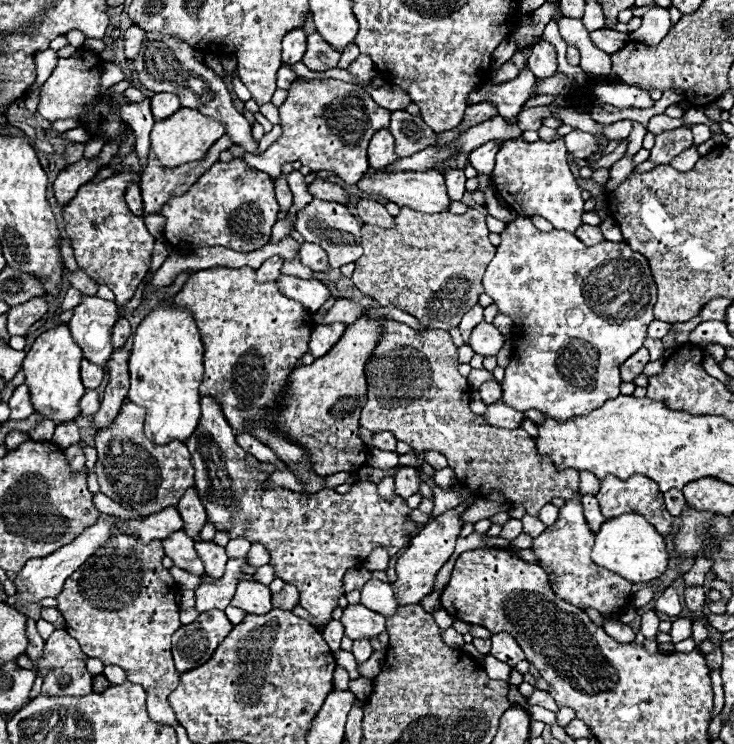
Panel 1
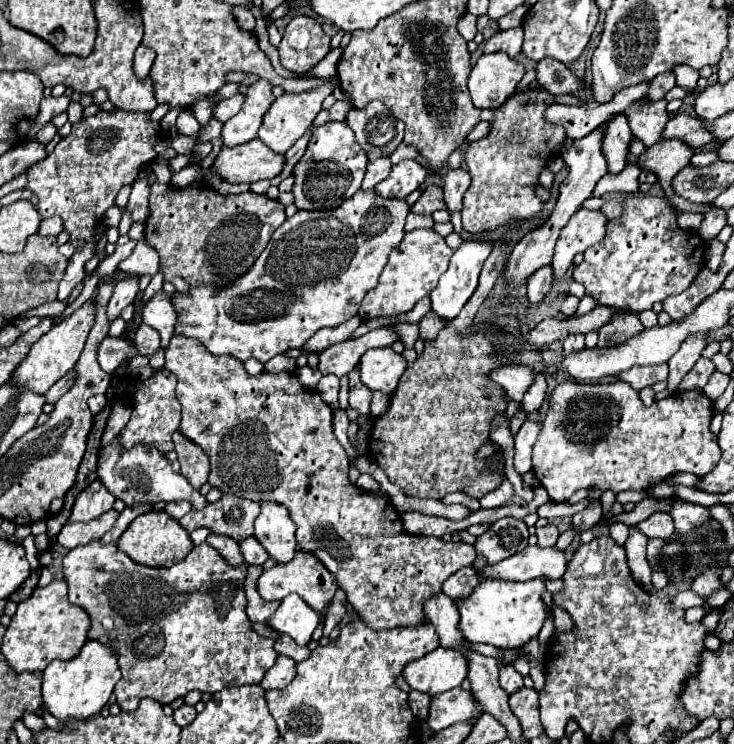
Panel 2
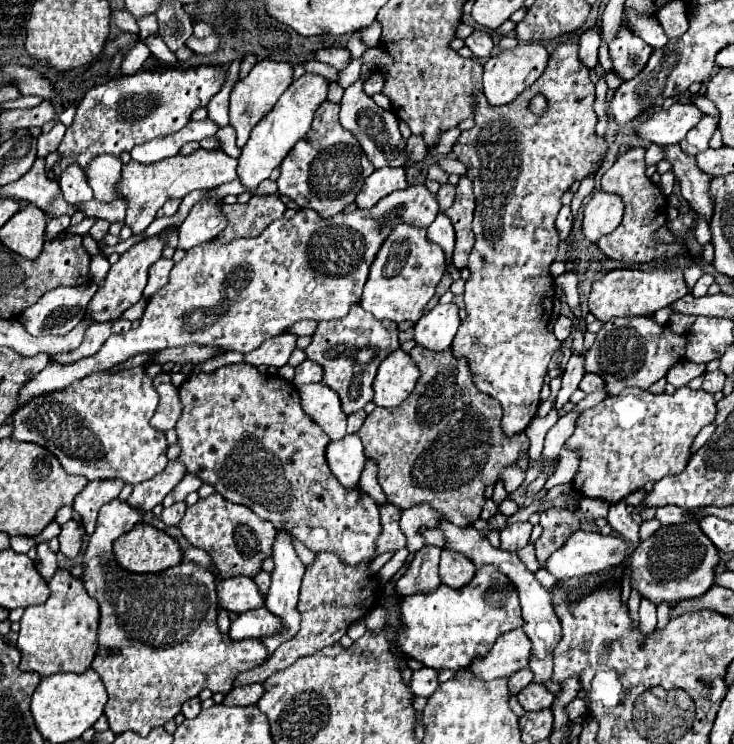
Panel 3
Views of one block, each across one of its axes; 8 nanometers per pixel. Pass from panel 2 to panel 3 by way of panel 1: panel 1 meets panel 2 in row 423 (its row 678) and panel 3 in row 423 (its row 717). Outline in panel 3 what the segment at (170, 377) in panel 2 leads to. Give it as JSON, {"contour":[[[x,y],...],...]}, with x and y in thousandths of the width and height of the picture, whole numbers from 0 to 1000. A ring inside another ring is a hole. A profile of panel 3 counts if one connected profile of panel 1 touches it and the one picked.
{"contour":[[[218,500],[213,508],[210,508],[210,522],[215,524],[215,532],[218,532],[218,540],[215,540],[215,548],[204,565],[204,573],[210,578],[232,578],[237,575],[240,565],[245,562],[245,554],[248,554],[248,543],[245,543],[245,535],[243,535],[243,524],[240,519],[232,513],[232,505],[226,500]]]}

